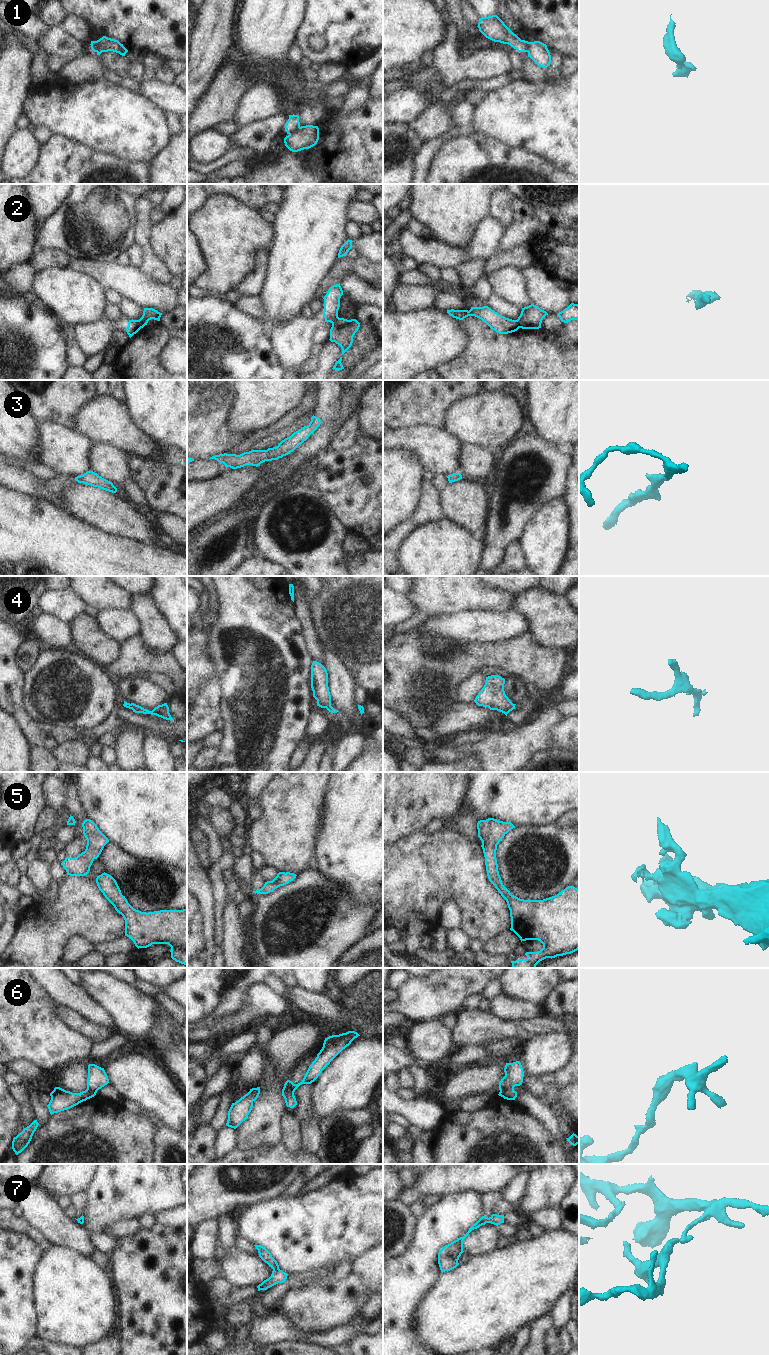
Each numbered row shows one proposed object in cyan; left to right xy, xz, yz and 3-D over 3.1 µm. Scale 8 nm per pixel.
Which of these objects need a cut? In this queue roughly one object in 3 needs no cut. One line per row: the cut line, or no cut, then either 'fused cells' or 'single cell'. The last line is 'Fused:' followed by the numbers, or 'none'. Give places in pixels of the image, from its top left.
1: xy (95, 41), (97, 51) | fused cells
2: yz (516, 320), (520, 327) | fused cells
3: no cut | single cell
4: no cut | single cell
5: no cut | single cell
6: yz (513, 1089), (502, 1089), (500, 1091) | fused cells
7: xz (278, 1267), (273, 1269) | fused cells
Fused: 1, 2, 6, 7

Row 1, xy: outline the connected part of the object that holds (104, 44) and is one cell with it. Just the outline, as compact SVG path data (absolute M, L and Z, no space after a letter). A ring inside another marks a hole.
M103 36L96 41L97 44L97 55L100 55L102 52L113 51L119 53L122 56L128 52L128 50L121 44L118 40L108 38Z

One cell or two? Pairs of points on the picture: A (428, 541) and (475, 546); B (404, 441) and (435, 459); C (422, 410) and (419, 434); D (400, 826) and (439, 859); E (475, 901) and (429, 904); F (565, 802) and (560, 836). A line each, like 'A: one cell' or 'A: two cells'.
A: one cell
B: one cell
C: two cells
D: two cells
E: one cell
F: two cells

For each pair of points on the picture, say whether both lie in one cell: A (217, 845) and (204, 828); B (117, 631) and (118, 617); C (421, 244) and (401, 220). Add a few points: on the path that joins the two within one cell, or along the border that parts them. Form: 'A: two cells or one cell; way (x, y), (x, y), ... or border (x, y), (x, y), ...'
A: one cell; way (214, 841), (208, 832)
B: one cell; way (118, 628), (118, 620)
C: two cells; border (405, 227), (399, 233), (399, 241), (403, 251)

